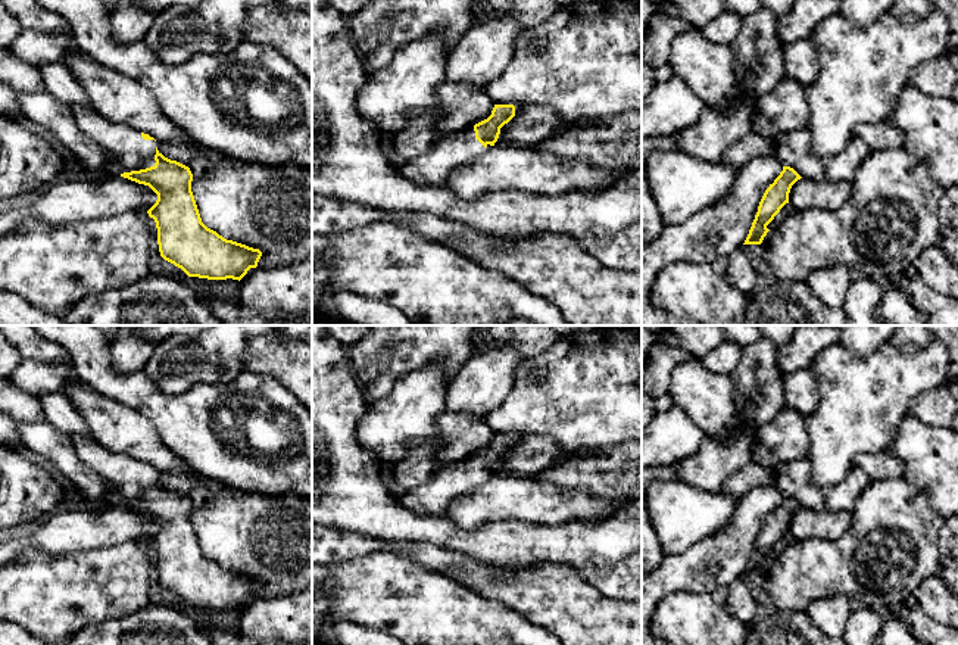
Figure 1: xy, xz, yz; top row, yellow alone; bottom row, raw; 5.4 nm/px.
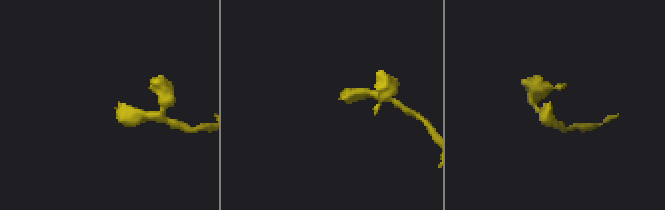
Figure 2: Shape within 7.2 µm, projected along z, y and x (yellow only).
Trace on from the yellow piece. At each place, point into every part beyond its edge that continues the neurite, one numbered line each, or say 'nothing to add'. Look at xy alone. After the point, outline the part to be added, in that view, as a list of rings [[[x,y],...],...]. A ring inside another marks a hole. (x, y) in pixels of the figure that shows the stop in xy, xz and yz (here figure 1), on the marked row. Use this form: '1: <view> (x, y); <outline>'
1: xy (130, 152); [[[90,105],[74,106],[72,115],[78,128],[112,158],[107,174],[155,166],[157,141],[144,140],[140,131],[128,125],[110,122]]]

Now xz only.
1: xz (451, 152); [[[466,128],[456,134],[441,135],[424,155],[402,166],[400,172],[422,187],[443,186],[453,171],[468,165],[489,147],[492,146],[484,147],[475,138],[474,128]]]

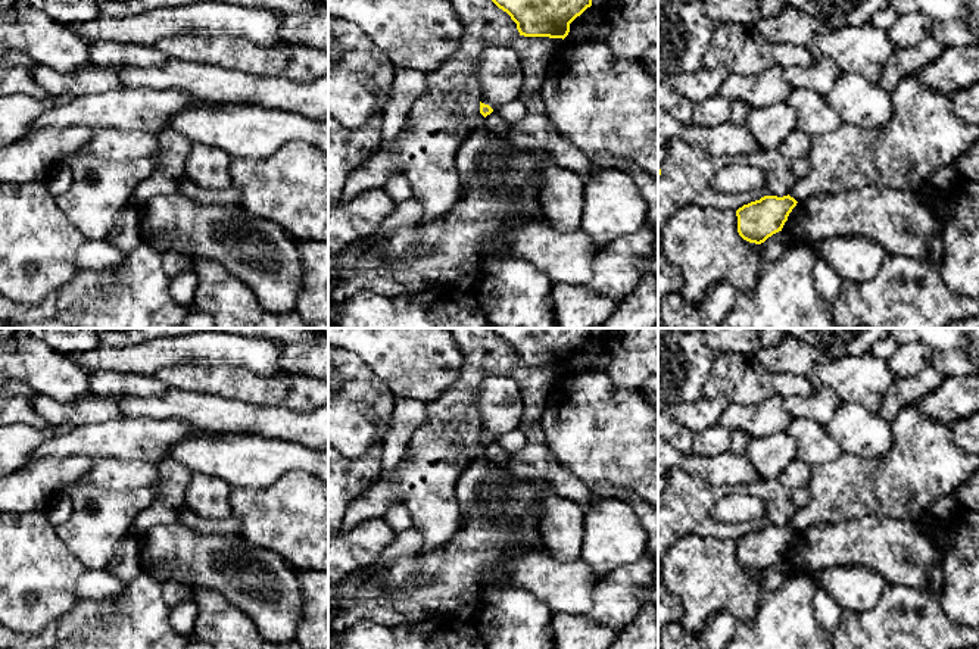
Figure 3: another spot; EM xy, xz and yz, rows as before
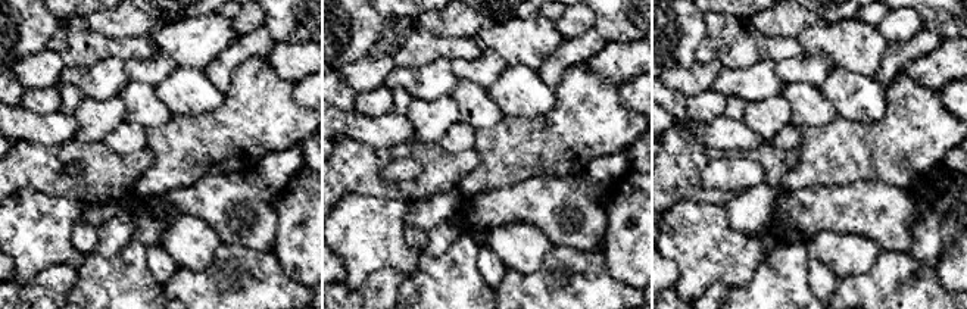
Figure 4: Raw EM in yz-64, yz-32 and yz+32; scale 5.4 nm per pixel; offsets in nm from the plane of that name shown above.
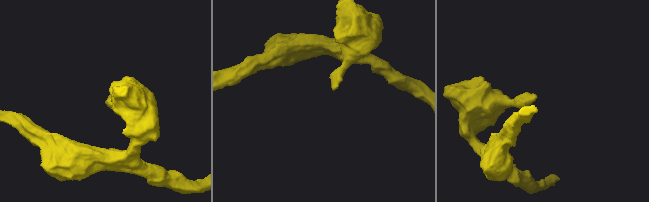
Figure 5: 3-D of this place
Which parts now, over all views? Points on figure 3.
nothing to add

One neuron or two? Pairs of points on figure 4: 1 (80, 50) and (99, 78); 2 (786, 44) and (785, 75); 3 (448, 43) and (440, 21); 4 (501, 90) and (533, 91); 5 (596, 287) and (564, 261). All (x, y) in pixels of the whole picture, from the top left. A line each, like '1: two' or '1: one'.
1: two
2: two
3: two
4: one
5: one

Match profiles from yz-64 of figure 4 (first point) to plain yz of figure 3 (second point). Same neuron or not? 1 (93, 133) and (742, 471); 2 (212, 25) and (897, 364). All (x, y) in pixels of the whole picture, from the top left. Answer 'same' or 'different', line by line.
1: different
2: different

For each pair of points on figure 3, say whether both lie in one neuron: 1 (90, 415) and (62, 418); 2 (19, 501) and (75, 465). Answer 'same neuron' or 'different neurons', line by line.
1: same neuron
2: same neuron

